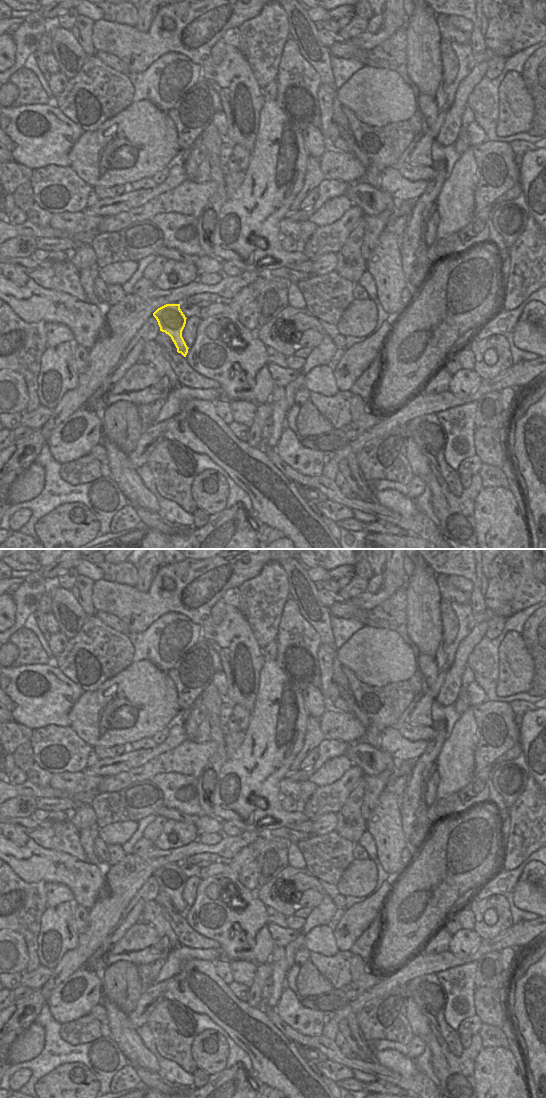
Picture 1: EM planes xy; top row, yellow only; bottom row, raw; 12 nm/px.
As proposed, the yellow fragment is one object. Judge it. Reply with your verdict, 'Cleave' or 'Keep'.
Keep.

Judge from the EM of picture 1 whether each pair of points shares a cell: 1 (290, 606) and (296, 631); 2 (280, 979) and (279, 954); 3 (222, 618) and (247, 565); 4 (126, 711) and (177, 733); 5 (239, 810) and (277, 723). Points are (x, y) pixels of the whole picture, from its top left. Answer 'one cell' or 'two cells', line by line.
1: one cell
2: one cell
3: two cells
4: two cells
5: one cell

